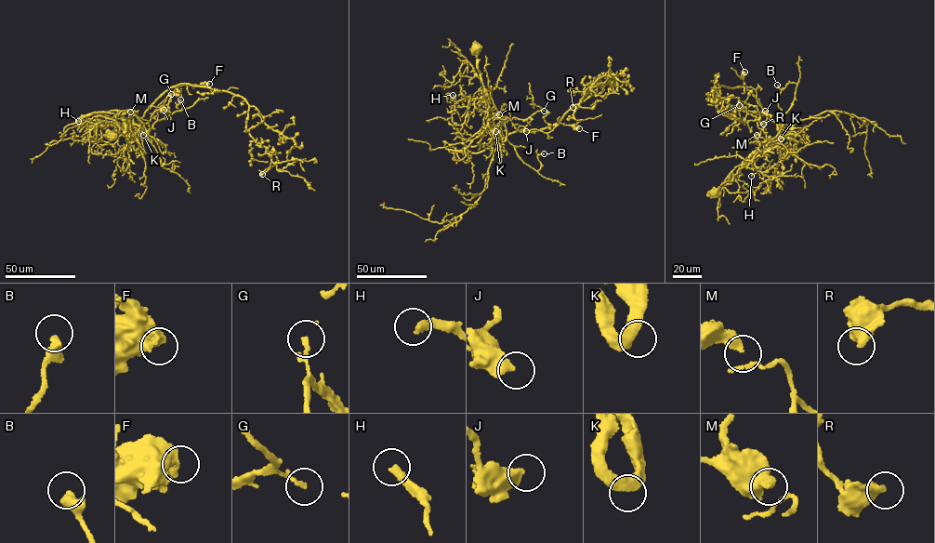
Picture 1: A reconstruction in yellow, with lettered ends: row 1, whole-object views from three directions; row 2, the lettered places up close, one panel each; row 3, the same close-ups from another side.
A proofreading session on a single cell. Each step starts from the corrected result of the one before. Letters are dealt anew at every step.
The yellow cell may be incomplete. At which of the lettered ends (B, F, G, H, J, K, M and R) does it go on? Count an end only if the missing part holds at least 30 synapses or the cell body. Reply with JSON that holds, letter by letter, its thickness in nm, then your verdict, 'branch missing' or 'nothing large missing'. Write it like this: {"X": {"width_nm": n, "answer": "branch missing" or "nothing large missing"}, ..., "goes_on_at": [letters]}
{"B": {"width_nm": 460, "answer": "nothing large missing"}, "F": {"width_nm": 600, "answer": "nothing large missing"}, "G": {"width_nm": 120, "answer": "nothing large missing"}, "H": {"width_nm": 320, "answer": "nothing large missing"}, "J": {"width_nm": 480, "answer": "nothing large missing"}, "K": {"width_nm": 400, "answer": "nothing large missing"}, "M": {"width_nm": 240, "answer": "nothing large missing"}, "R": {"width_nm": 550, "answer": "nothing large missing"}, "goes_on_at": []}

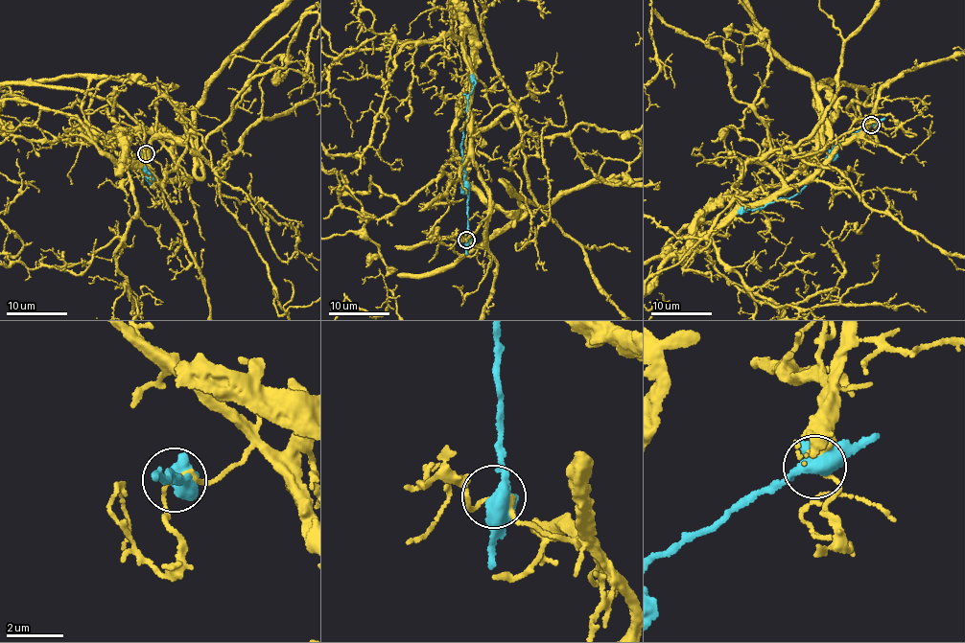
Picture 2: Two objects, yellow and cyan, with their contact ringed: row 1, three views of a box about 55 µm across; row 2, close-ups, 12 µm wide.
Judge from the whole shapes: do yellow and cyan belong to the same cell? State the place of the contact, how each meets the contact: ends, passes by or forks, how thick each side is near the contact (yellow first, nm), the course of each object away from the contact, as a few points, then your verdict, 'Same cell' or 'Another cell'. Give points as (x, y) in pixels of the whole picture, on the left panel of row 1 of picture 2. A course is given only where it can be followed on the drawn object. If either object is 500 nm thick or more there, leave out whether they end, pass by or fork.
Place: (146, 153). Thickness 120 nm (yellow) against 600 nm. Another cell

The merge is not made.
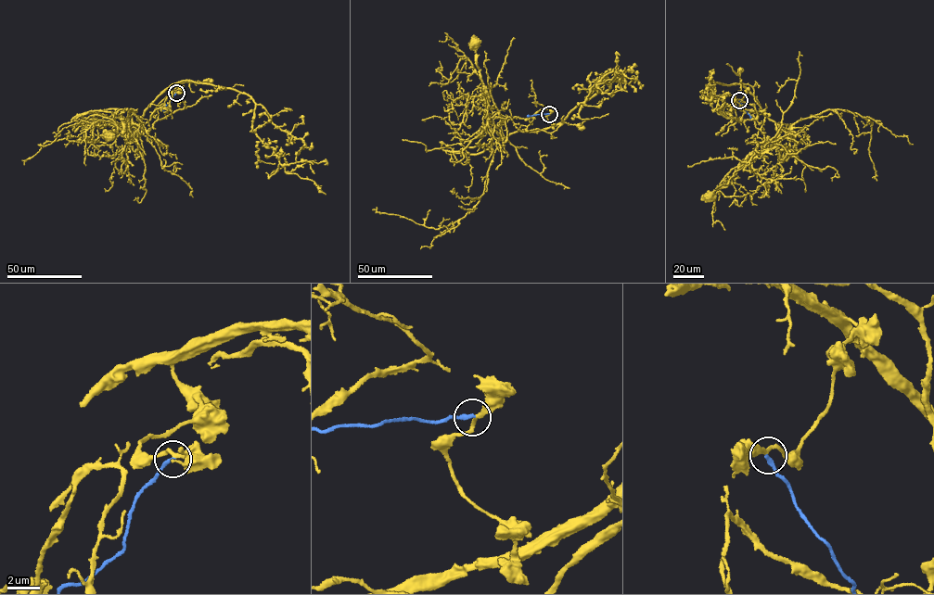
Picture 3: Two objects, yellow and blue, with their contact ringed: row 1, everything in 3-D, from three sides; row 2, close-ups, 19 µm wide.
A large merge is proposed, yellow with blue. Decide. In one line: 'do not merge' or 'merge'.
do not merge

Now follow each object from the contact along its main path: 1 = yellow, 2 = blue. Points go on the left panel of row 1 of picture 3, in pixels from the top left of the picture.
1: (176, 92), (178, 86), (170, 85), (141, 121), (121, 123), (123, 129), (108, 135)
2: (176, 93), (163, 111)

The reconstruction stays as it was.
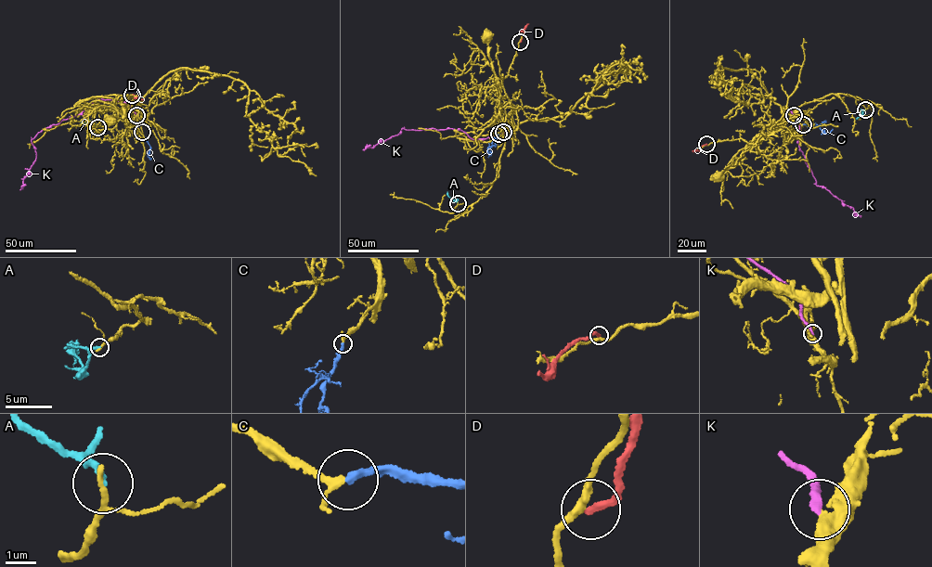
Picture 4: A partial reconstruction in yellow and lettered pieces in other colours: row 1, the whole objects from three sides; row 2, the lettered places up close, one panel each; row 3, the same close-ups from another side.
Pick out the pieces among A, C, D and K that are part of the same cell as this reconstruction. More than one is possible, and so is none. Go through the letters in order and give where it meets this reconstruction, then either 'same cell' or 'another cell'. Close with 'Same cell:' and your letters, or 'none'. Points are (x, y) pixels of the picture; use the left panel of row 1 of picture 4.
A: (97, 127) | another cell
C: (142, 132) | same cell
D: (132, 95) | another cell
K: (136, 115) | another cell
Same cell: C

